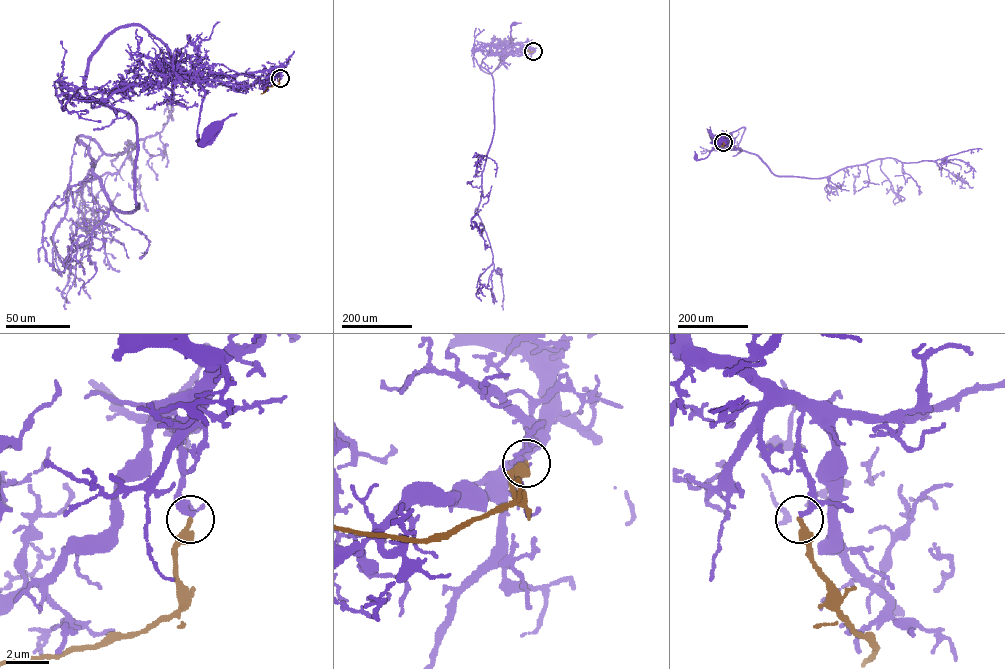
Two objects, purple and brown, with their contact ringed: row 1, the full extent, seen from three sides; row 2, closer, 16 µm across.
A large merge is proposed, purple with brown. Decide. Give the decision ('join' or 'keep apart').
keep apart

